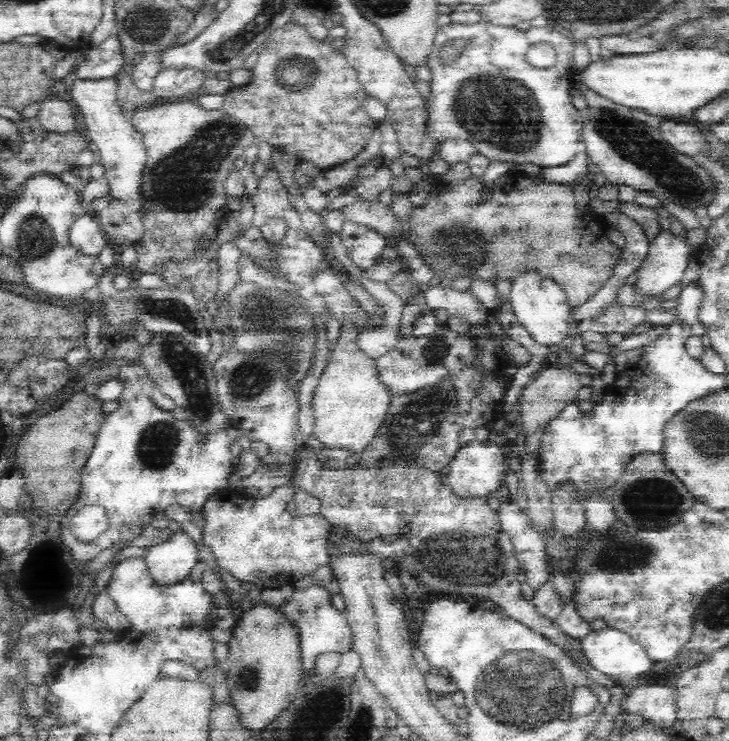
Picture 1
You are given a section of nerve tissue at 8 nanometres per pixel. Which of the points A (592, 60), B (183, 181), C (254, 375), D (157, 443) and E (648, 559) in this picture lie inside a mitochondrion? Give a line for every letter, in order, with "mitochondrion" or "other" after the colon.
A: other
B: mitochondrion
C: mitochondrion
D: mitochondrion
E: mitochondrion

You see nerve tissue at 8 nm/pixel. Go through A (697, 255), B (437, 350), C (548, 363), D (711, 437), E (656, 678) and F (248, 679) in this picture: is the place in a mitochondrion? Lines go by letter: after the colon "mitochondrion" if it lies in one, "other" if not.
A: other
B: mitochondrion
C: other
D: mitochondrion
E: other
F: mitochondrion

